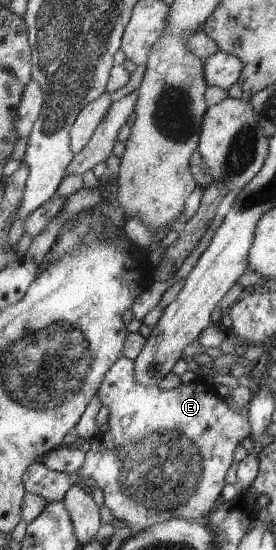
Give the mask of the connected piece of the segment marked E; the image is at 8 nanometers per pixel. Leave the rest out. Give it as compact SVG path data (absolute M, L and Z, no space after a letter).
M121 358L119 362L115 364L103 380L102 386L99 388L98 399L100 399L103 406L109 410L109 424L108 431L101 433L91 439L90 450L86 453L86 461L82 465L82 469L75 474L64 474L62 472L56 472L52 469L48 469L44 463L32 463L27 470L27 473L23 475L23 483L25 484L26 491L34 493L39 497L42 497L47 502L63 501L66 491L70 489L72 485L88 483L93 488L100 488L104 492L105 506L110 509L110 512L114 515L115 519L125 521L132 527L140 527L140 529L147 530L148 527L154 527L158 523L166 522L173 518L181 518L187 521L203 521L208 518L208 513L214 509L216 501L220 499L220 491L224 489L224 477L226 477L226 471L230 469L230 465L234 463L234 449L242 443L242 439L250 436L250 423L246 419L247 412L242 415L244 419L240 419L238 410L230 409L230 405L226 405L228 400L224 399L222 395L216 391L216 386L208 384L204 380L190 381L189 385L181 385L176 389L170 391L160 389L157 386L146 386L140 384L135 377L135 361Z

